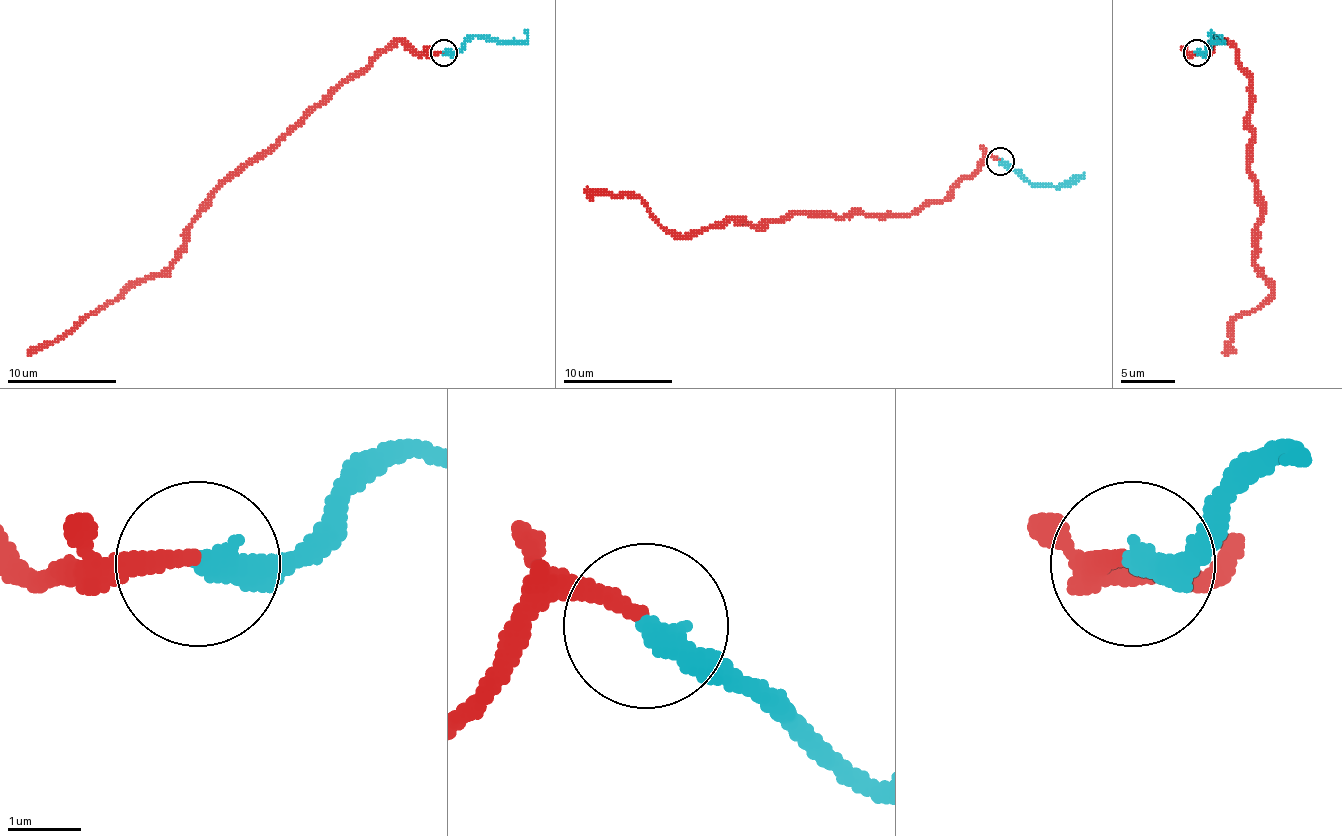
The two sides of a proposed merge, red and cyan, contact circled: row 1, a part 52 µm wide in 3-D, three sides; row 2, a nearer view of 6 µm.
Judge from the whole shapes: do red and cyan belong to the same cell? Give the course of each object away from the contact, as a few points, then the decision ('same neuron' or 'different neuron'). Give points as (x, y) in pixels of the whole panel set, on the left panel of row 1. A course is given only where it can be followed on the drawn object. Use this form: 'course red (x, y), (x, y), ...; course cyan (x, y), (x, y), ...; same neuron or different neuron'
course red (443, 52), (418, 55), (394, 41), (265, 153), (249, 158), (213, 194), (172, 262), (131, 281), (28, 355); course cyan (443, 52), (456, 52), (476, 35), (516, 41), (527, 38), (525, 30); same neuron

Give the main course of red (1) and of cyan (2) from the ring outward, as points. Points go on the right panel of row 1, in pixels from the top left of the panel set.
1: (1195, 52), (1205, 55), (1227, 41), (1249, 74), (1255, 262), (1271, 295), (1233, 322), (1227, 355)
2: (1197, 52), (1203, 52), (1219, 35), (1219, 41), (1211, 38), (1211, 30)

